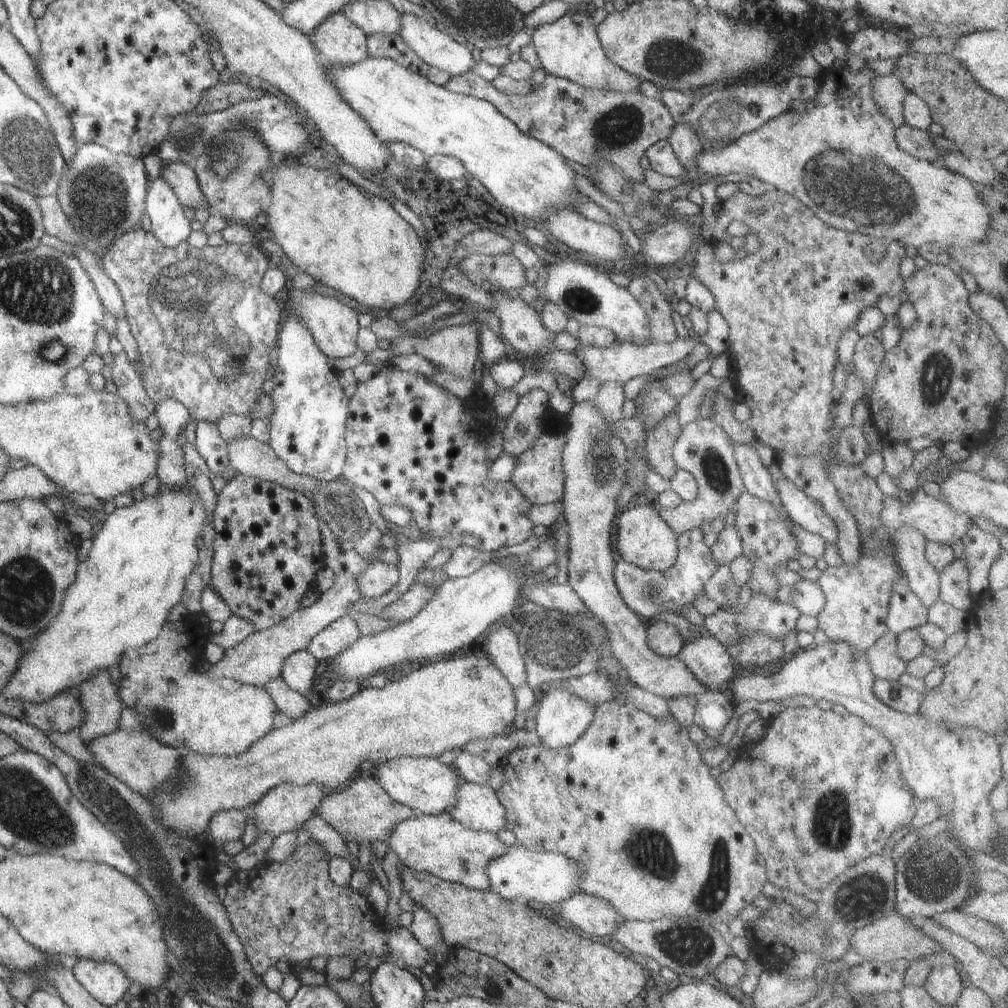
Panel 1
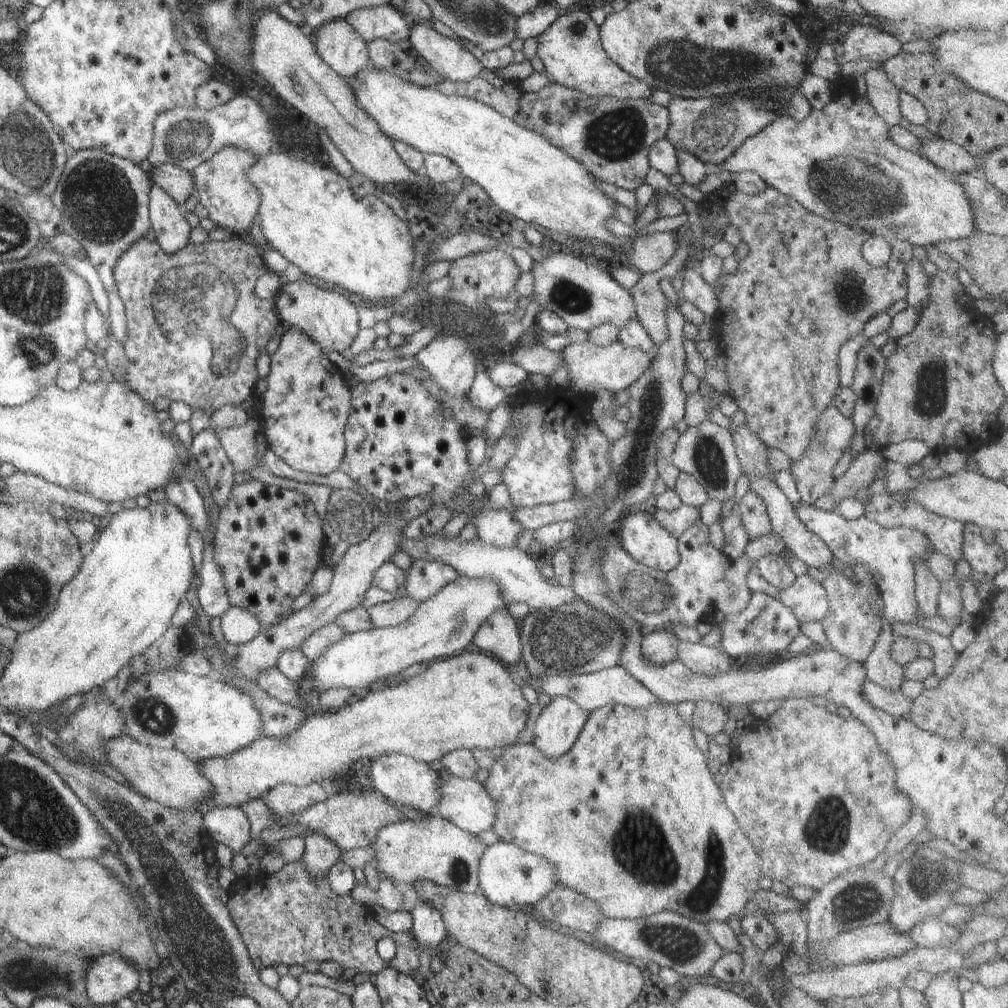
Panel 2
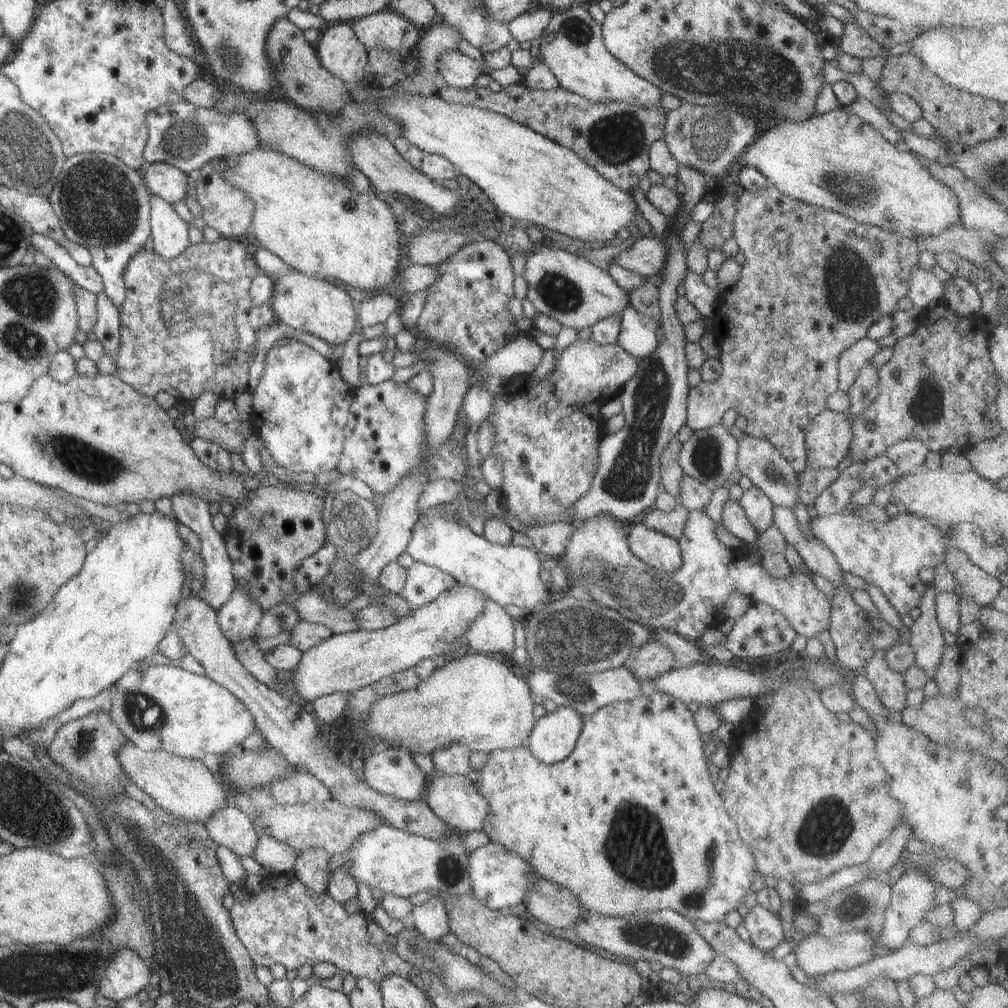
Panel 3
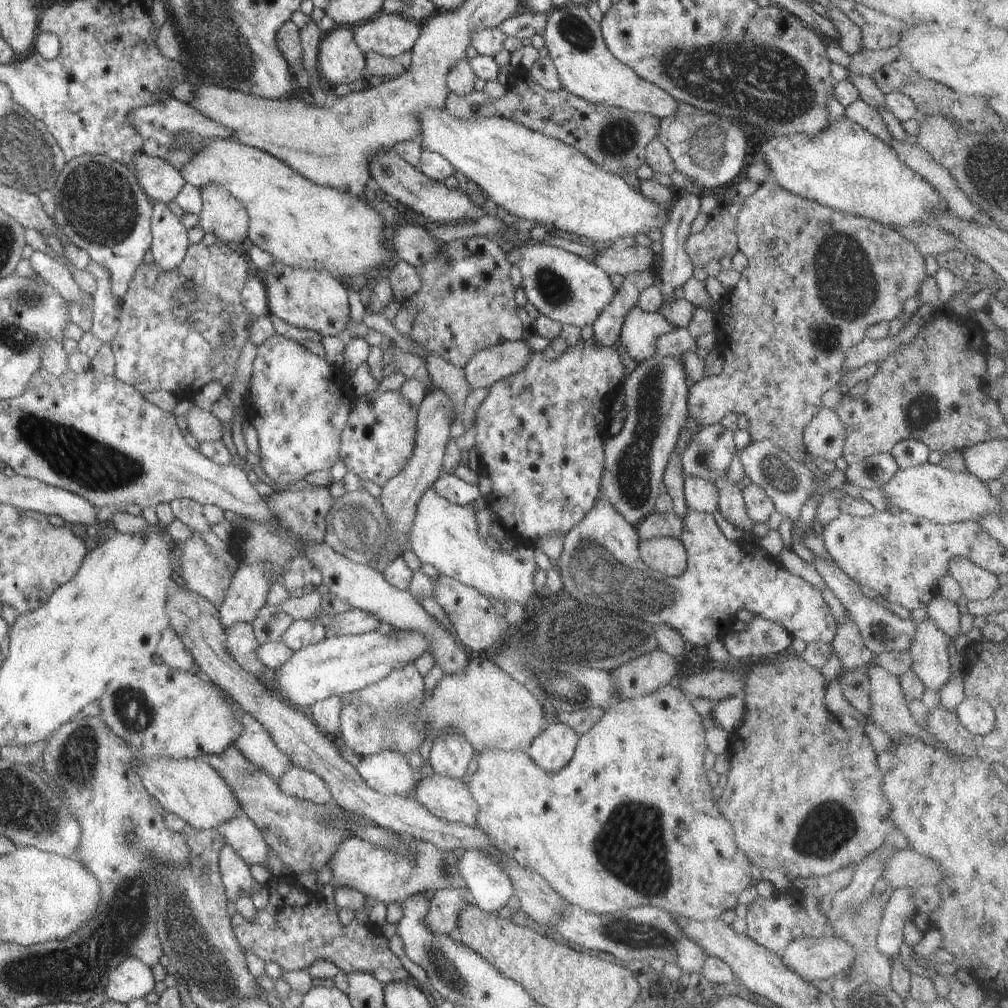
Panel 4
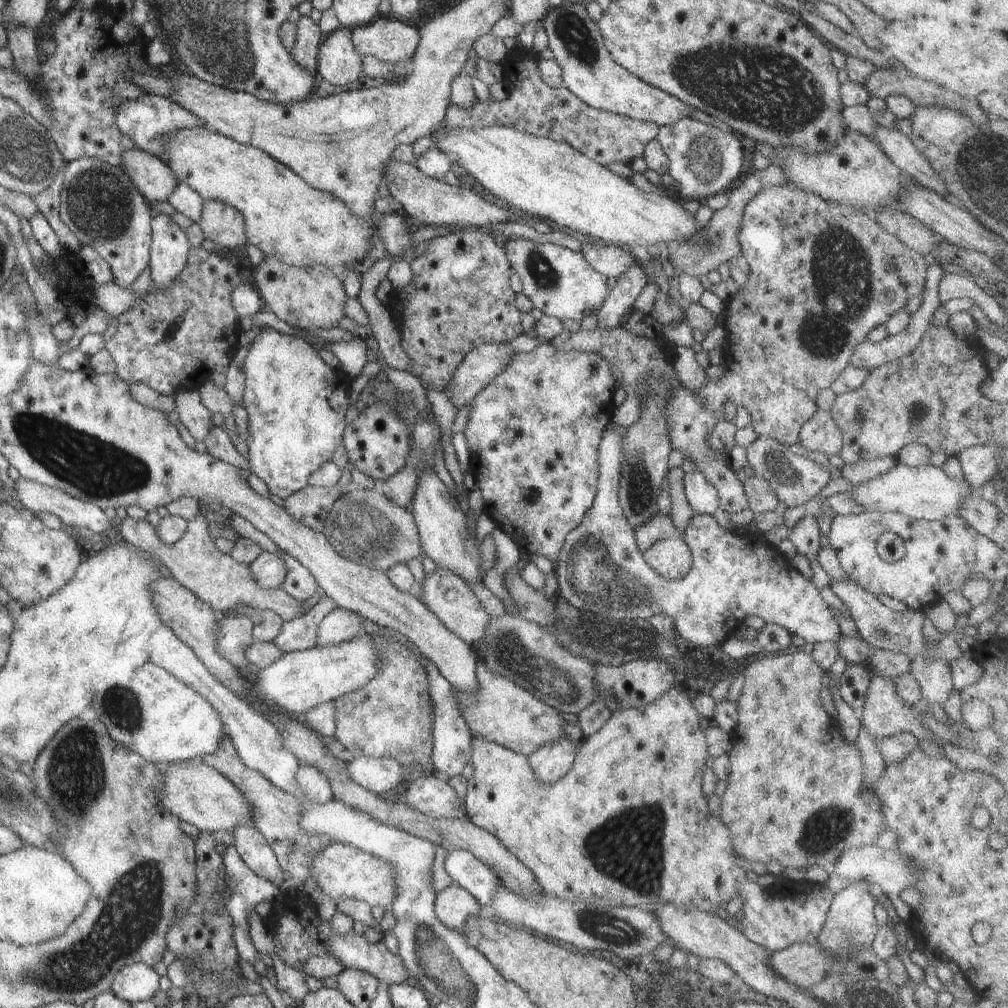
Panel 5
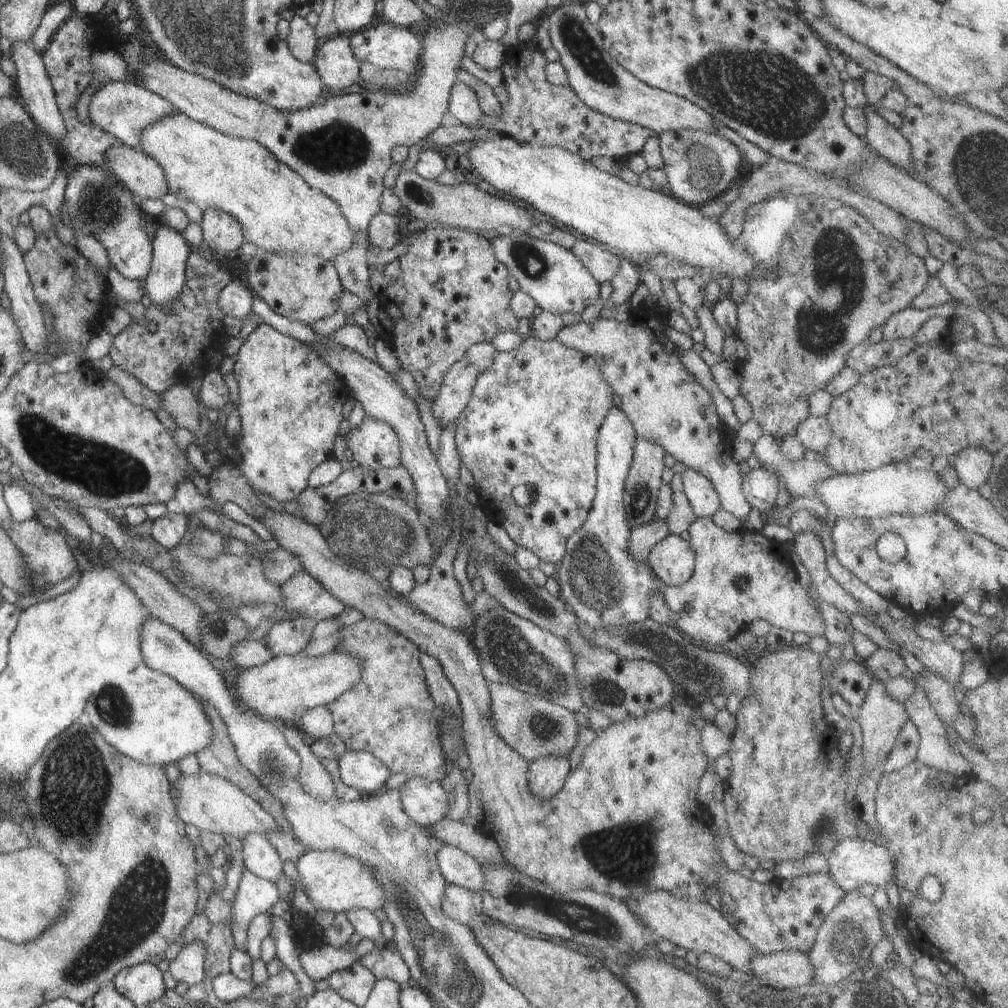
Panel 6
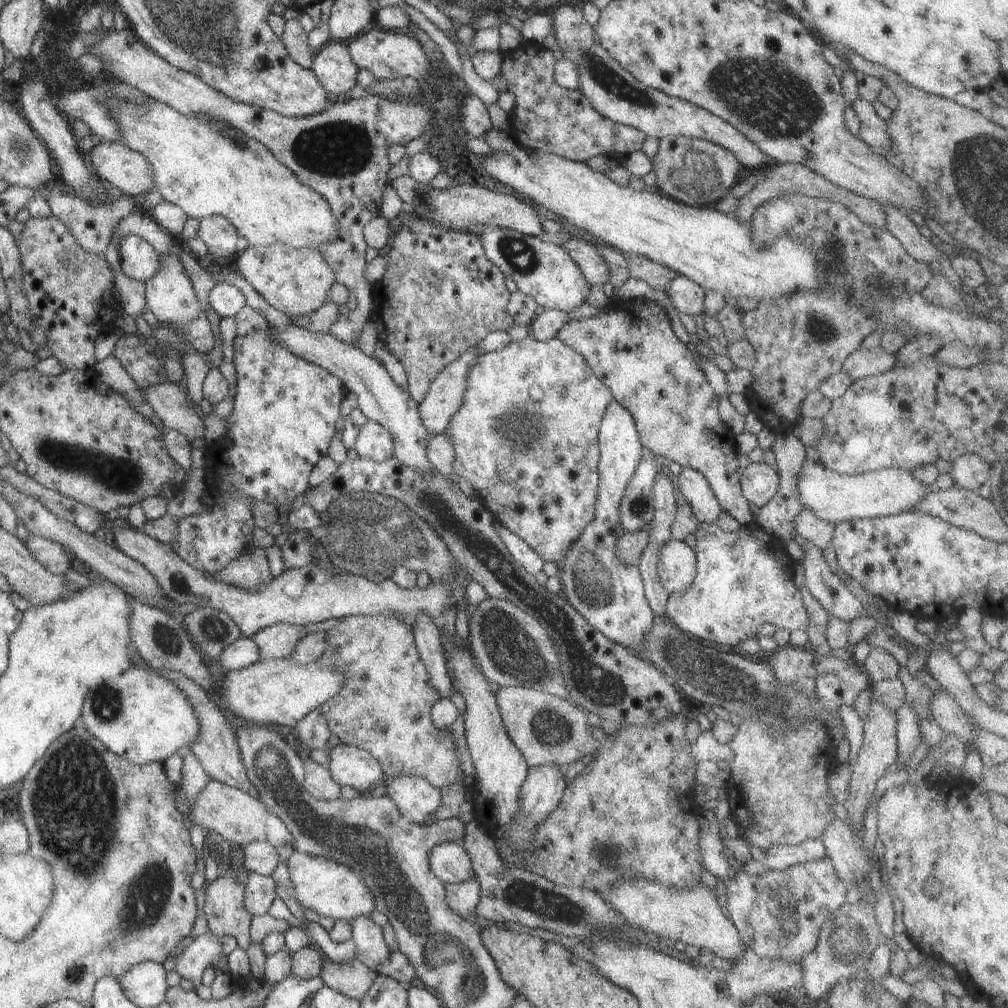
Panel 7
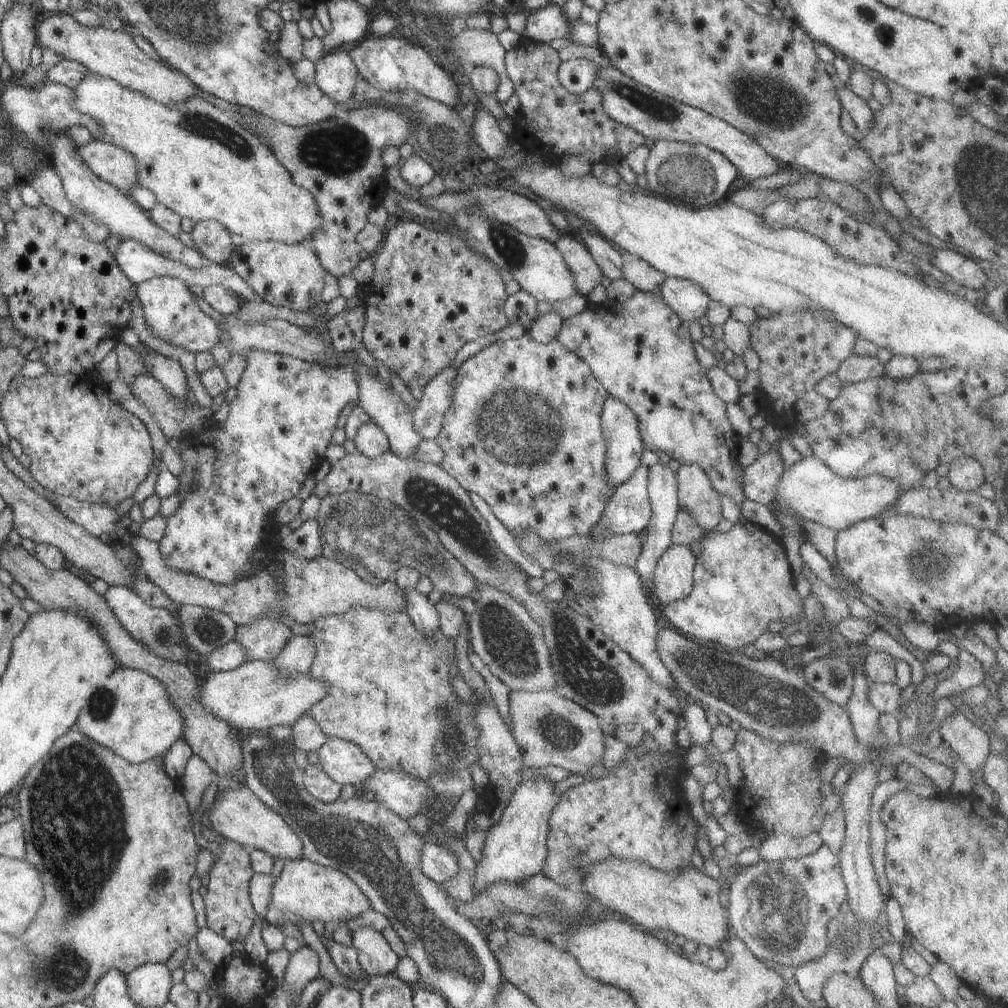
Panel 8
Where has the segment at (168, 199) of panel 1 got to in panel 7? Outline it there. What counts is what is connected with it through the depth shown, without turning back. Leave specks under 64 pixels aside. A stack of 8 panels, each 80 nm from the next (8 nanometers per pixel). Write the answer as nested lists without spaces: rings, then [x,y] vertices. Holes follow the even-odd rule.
[[[176,254],[159,255],[161,267],[152,278],[145,282],[145,301],[160,324],[172,325],[174,330],[188,340],[193,350],[199,353],[207,353],[214,348],[214,336],[212,326],[200,309],[200,302],[194,294],[189,276],[184,271],[184,266]]]

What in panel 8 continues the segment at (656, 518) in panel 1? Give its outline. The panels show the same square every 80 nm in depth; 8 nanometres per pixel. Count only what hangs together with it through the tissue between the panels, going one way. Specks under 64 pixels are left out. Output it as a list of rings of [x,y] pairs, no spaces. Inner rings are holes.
[[[672,544],[660,557],[653,578],[653,594],[664,606],[685,599],[693,592],[696,557],[690,548]]]

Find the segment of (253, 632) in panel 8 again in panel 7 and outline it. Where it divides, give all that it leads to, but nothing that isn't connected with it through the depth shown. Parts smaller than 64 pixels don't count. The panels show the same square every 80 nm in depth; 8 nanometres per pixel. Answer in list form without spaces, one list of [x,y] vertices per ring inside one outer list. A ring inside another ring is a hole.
[[[278,623],[251,636],[253,643],[260,651],[262,659],[290,659],[296,645],[305,636],[304,625]]]

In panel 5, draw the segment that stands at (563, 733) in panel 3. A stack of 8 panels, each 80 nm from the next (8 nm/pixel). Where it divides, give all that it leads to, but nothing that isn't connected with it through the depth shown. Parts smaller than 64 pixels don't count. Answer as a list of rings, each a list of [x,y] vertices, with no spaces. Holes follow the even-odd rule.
[[[566,734],[541,744],[527,757],[537,779],[549,785],[560,780],[570,770],[576,753],[574,741]]]

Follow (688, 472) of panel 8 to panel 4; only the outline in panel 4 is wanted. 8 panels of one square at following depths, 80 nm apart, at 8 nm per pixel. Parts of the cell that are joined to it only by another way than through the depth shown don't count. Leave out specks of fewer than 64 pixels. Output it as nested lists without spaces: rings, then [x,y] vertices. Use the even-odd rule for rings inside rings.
[[[686,476],[684,479],[685,503],[690,511],[712,514],[719,503],[719,490],[700,477]]]

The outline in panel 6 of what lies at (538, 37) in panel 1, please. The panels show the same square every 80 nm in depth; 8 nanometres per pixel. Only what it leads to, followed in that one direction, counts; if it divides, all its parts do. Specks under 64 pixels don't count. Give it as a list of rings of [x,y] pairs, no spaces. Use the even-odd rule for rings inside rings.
[[[562,3],[549,10],[544,23],[552,42],[552,47],[560,55],[560,64],[567,74],[570,87],[588,108],[608,115],[614,120],[622,119],[650,129],[654,135],[678,129],[698,129],[717,133],[713,119],[699,106],[675,94],[651,87],[624,70],[603,47],[600,31],[586,17],[584,4]]]

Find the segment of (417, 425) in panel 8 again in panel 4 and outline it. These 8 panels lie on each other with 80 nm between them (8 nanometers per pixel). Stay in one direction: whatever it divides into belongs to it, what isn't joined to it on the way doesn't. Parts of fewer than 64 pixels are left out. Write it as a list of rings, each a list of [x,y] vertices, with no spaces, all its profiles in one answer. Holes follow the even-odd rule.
[[[504,341],[476,353],[464,372],[473,388],[490,387],[499,380],[523,371],[532,360],[533,350],[526,341]]]

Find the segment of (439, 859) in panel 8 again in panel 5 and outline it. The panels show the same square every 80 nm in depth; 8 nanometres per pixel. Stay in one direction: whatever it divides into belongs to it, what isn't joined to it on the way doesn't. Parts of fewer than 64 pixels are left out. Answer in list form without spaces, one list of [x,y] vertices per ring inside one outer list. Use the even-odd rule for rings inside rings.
[[[451,850],[444,861],[454,885],[466,889],[480,906],[491,906],[495,892],[503,882],[471,852]]]

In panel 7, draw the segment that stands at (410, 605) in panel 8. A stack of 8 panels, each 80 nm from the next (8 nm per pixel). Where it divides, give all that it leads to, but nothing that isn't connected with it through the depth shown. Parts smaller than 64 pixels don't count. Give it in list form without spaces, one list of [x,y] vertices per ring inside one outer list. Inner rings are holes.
[[[420,613],[414,617],[412,628],[416,648],[422,664],[425,666],[429,683],[434,687],[440,699],[450,699],[452,686],[443,657],[440,629],[426,613]]]

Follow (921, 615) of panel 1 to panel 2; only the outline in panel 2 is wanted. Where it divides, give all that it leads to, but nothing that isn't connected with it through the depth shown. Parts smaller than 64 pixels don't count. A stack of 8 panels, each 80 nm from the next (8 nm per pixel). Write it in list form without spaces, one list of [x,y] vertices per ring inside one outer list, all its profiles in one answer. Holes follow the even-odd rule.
[[[802,502],[799,506],[793,507],[804,526],[826,543],[833,556],[847,565],[849,573],[852,570],[850,562],[862,562],[868,567],[883,596],[885,609],[882,615],[885,620],[890,624],[911,624],[914,618],[921,620],[921,614],[916,614],[919,608],[915,599],[913,564],[916,561],[925,562],[927,559],[925,542],[928,540],[924,535],[904,527],[881,527],[865,515],[855,520],[847,520],[839,512],[826,512]]]

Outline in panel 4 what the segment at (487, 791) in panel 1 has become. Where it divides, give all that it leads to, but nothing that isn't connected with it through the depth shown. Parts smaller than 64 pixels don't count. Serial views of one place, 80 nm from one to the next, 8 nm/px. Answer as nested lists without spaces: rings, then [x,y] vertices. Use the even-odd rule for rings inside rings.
[[[433,773],[422,779],[413,794],[428,812],[441,819],[476,827],[479,806],[466,783]]]

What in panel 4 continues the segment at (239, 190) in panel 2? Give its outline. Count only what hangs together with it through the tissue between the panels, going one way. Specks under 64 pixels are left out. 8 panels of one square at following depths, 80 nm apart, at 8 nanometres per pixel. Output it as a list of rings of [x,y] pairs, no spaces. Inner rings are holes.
[[[216,183],[204,185],[199,191],[203,204],[200,228],[226,244],[242,242],[249,229],[249,216],[240,200]]]

